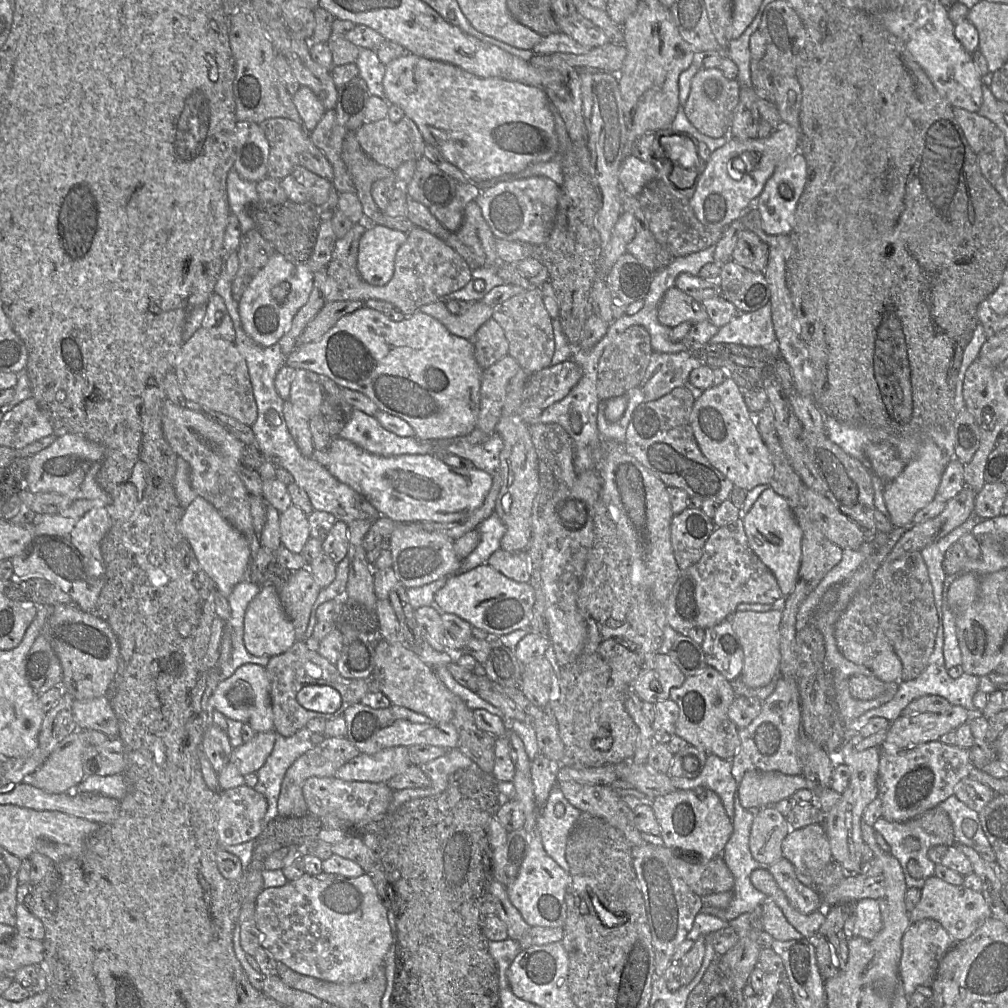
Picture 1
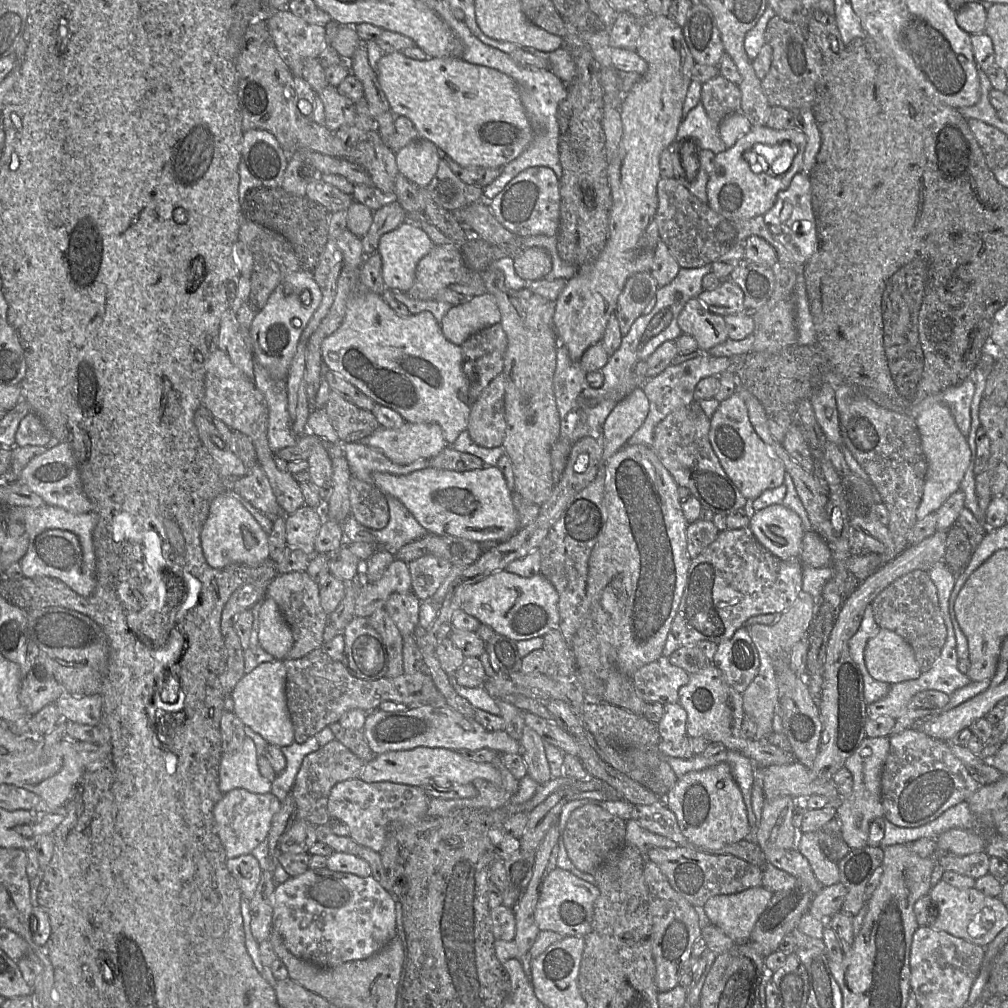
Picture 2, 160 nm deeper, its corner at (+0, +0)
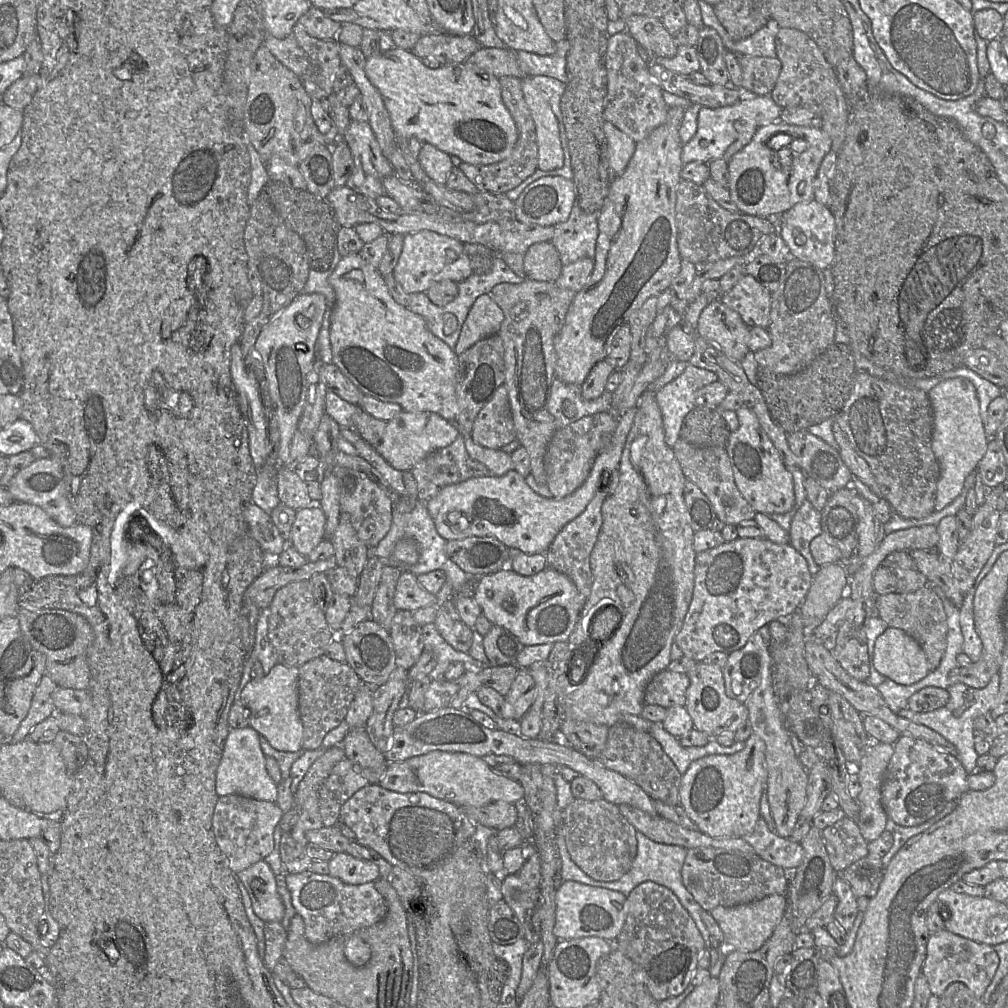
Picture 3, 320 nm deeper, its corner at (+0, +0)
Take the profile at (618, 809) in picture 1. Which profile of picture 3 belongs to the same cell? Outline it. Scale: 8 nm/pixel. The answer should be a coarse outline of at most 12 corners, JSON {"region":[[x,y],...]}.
{"region":[[687,851],[681,877],[710,912],[785,895],[790,872],[755,853]]}

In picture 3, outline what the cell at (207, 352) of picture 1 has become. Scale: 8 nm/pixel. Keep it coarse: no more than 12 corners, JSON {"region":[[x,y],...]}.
{"region":[[281,466],[280,502],[294,510],[315,504],[303,477]]}

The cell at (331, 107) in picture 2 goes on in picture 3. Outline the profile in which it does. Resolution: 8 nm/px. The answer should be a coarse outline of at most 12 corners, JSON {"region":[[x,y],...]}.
{"region":[[368,122],[342,139],[354,160],[346,186],[376,199],[394,175]]}

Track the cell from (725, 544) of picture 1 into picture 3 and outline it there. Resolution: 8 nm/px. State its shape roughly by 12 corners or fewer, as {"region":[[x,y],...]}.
{"region":[[789,544],[697,553],[675,643],[696,662],[743,648],[811,586]]}

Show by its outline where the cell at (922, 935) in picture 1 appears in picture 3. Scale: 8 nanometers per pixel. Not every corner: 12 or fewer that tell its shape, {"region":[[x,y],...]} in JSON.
{"region":[[941,930],[921,974],[933,996],[963,983],[982,998],[995,976],[993,946]]}

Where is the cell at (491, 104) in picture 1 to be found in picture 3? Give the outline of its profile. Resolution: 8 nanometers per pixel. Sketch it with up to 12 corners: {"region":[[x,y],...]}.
{"region":[[394,48],[367,58],[399,139],[464,163],[518,140],[499,78],[429,68]]}

